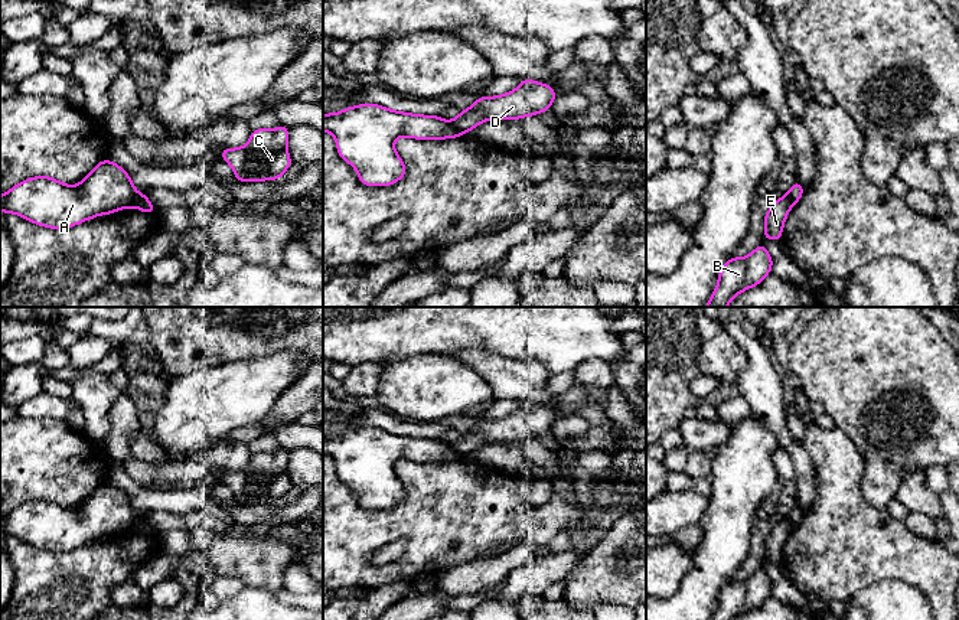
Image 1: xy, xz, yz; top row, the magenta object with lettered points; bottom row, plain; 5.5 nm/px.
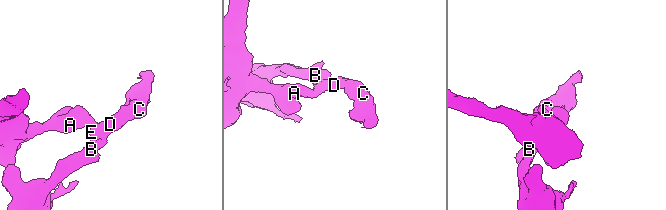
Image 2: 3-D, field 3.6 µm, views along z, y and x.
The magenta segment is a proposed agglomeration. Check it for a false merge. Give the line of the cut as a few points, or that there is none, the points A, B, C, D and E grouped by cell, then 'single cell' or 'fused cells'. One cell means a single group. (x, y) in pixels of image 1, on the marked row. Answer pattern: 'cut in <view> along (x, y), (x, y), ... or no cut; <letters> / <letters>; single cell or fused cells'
cut in xz along (450, 121), (462, 133); A / B C D E; fused cells

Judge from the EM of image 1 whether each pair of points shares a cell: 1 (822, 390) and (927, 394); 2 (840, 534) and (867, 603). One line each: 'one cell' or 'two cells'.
1: one cell
2: two cells

